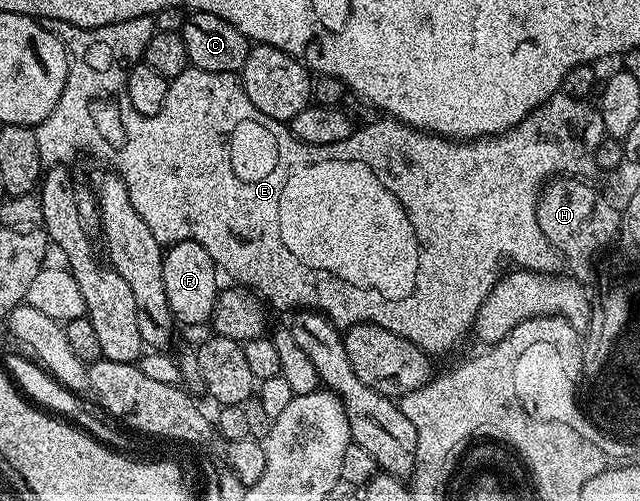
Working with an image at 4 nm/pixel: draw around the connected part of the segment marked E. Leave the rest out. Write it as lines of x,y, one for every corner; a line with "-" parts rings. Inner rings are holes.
154,16
125,19
125,23
113,23
96,29
82,29
68,21
48,17
42,18
41,24
62,41
67,49
68,59
67,82
61,91
61,99
57,99
57,107
42,123
34,126
39,157
44,163
55,167
60,164
58,161
71,161
78,153
103,153
104,159
107,160
104,162
110,163
126,183
133,207
140,211
155,209
153,228
160,245
166,247
175,244
176,241
201,243
209,251
216,266
235,280
232,282
248,290
257,291
264,302
272,301
279,309
295,311
302,307
307,311
324,313
341,331
346,331
353,325
373,323
377,327
385,327
385,331
393,331
409,339
409,343
413,343
428,355
447,353
466,333
468,336
469,330
474,326
477,311
481,311
481,303
485,303
489,291
501,276
499,264
503,261
503,253
512,261
514,264
512,266
531,269
535,273
554,272
554,254
548,249
545,231
541,231
541,223
537,223
539,194
543,192
543,186
556,174
594,174
595,152
605,136
598,108
590,100
570,97
560,91
552,95
544,105
533,110
529,117
517,123
510,131
494,137
448,139
425,133
422,129
414,129
404,121
379,119
383,121
375,121
364,129
356,128
349,135
349,139
341,139
341,143
310,145
295,138
284,122
257,111
257,107
253,107
253,99
245,95
243,82
236,74
214,73
194,67
188,67
168,84
165,107
161,107
157,115
146,117
133,111
133,103
129,103
127,70
129,63
142,58
149,39
157,32

